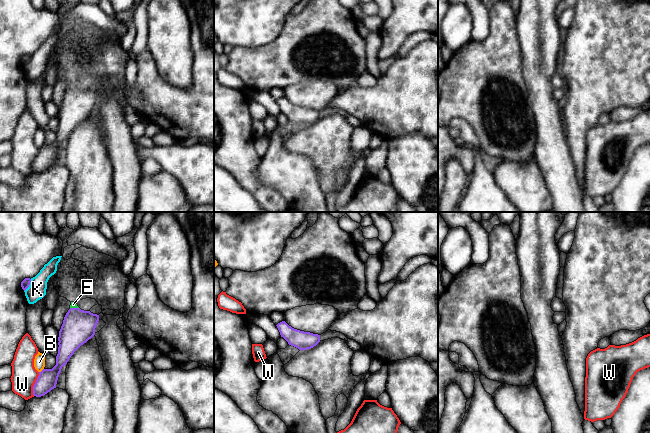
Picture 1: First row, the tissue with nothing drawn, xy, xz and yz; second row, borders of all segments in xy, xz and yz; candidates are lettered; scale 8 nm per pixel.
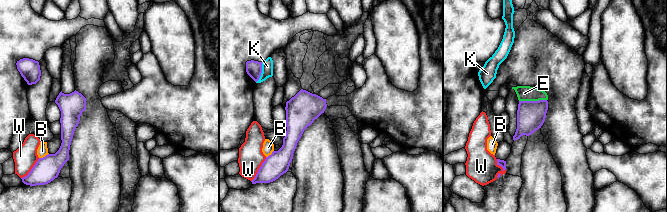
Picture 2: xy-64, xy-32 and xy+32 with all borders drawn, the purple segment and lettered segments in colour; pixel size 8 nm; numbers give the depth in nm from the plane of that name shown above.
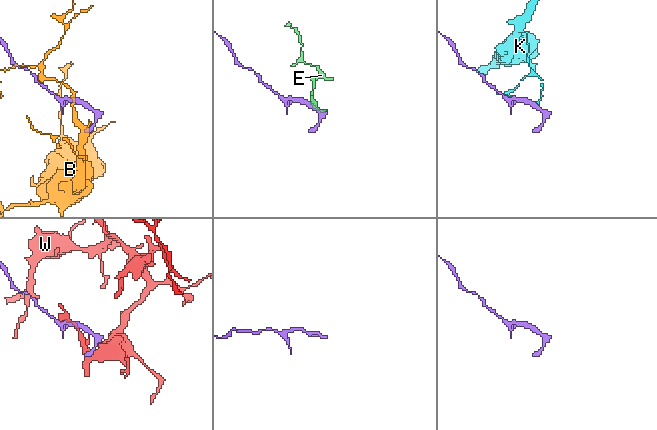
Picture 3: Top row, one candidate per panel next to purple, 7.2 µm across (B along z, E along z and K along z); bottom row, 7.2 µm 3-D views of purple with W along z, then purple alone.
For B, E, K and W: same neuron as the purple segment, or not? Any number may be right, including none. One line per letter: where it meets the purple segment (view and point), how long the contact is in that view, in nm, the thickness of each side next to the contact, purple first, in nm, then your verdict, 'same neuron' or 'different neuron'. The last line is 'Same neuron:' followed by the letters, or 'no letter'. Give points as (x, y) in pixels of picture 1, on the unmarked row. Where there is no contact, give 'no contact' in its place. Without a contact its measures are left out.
B: contact xy (42, 146); length 50 nm; calibres 160 and 100 nm; different neuron
E: contact xy (74, 84); length 70 nm; calibres 260 and 50 nm; different neuron
K: contact xy (28, 61); length 120 nm; calibres 70 and 140 nm; different neuron
W: contact xy (34, 160); length 200 nm; calibres 160 and 200 nm; different neuron
Same neuron: no letter

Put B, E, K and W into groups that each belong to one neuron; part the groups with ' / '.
B / E / K / W

